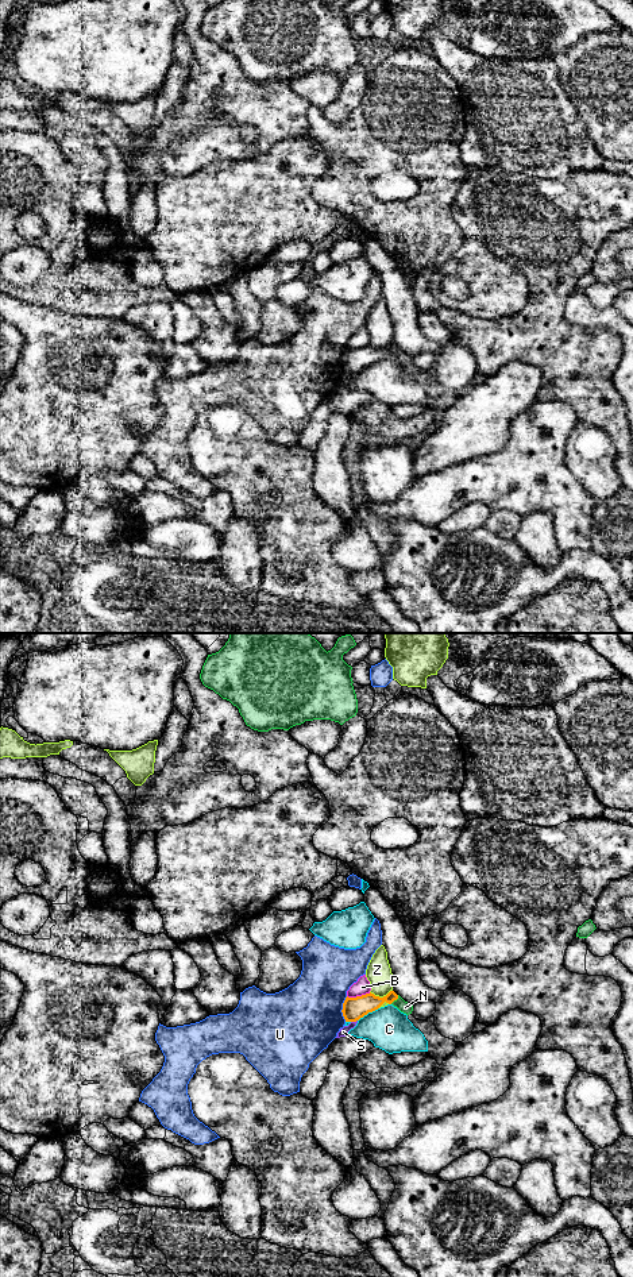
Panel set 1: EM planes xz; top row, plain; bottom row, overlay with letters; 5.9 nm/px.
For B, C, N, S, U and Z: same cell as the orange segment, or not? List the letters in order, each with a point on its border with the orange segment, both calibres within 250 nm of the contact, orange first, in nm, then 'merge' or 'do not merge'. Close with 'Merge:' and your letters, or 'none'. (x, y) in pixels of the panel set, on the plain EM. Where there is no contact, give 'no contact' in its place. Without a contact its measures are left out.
B: contact xz (358, 348); calibres 140 and 90 nm; do not merge
C: contact xz (367, 365); calibres 140 and 260 nm; do not merge
N: contact xz (394, 351); calibres 140 and 70 nm; do not merge
S: contact xz (354, 373); calibres 140 and 50 nm; do not merge
U: contact xz (343, 361); calibres 140 and 420 nm; do not merge
Z: contact xz (381, 350); calibres 140 and 150 nm; do not merge
Merge: none

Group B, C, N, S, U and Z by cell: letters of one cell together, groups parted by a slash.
B / C / N / S Z / U

